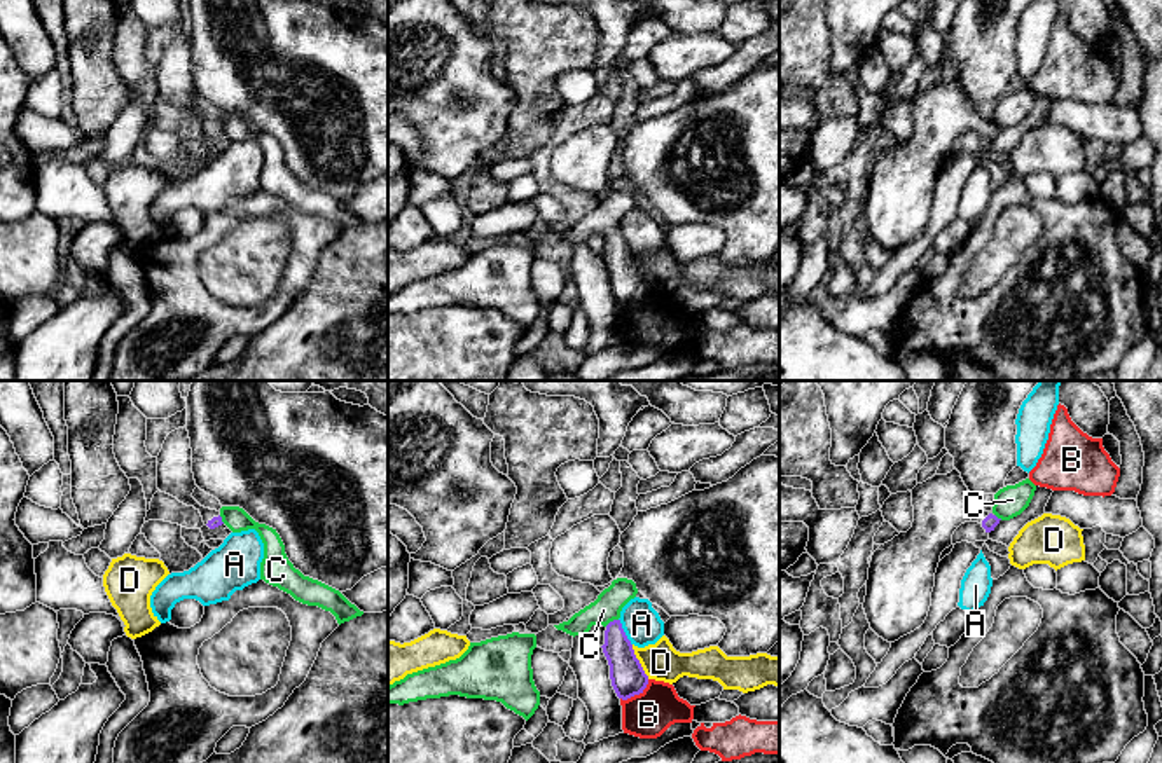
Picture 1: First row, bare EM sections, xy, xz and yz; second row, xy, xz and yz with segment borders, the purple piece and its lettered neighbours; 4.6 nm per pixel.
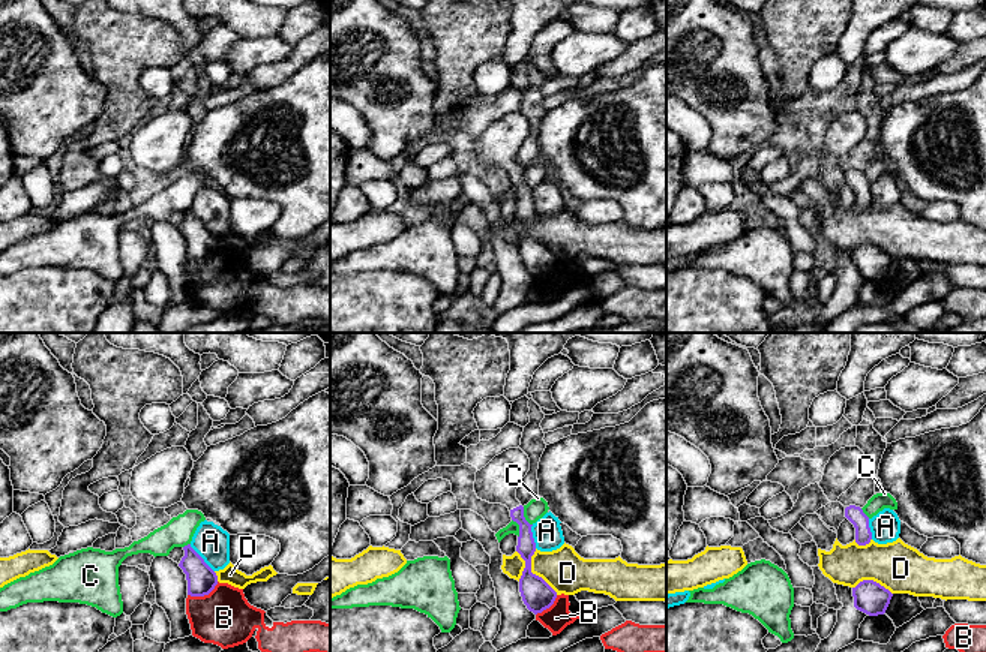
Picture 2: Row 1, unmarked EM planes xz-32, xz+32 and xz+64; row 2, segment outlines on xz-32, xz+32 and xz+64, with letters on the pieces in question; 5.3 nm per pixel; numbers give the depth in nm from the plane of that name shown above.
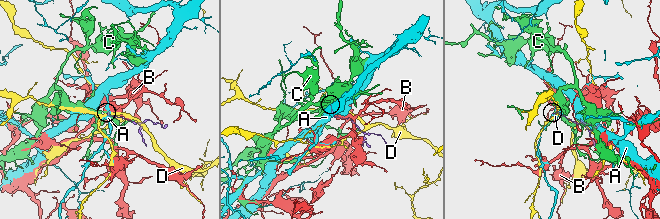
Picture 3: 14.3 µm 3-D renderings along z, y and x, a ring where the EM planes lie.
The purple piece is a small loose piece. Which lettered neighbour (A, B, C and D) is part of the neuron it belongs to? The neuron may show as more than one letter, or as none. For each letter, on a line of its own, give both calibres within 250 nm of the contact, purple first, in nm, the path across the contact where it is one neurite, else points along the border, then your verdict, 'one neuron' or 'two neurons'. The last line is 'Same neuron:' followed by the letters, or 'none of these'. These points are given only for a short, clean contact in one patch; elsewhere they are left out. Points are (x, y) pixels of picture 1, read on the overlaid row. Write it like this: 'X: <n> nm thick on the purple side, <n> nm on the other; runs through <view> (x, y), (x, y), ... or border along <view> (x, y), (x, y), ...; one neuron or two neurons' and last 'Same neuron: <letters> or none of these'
A: 160 nm thick on the purple side, 180 nm on the other; border along xz (619, 618), (631, 645); two neurons
B: 160 nm thick on the purple side, 220 nm on the other; border along xz (649, 680), (638, 694), (621, 699); two neurons
C: 160 nm thick on the purple side, 130 nm on the other; border along xz (617, 618), (605, 625); two neurons
D: 160 nm thick on the purple side, 170 nm on the other; two neurons
Same neuron: none of these

